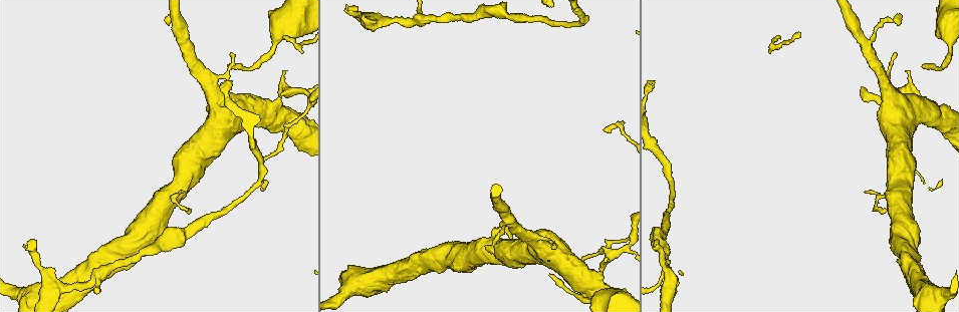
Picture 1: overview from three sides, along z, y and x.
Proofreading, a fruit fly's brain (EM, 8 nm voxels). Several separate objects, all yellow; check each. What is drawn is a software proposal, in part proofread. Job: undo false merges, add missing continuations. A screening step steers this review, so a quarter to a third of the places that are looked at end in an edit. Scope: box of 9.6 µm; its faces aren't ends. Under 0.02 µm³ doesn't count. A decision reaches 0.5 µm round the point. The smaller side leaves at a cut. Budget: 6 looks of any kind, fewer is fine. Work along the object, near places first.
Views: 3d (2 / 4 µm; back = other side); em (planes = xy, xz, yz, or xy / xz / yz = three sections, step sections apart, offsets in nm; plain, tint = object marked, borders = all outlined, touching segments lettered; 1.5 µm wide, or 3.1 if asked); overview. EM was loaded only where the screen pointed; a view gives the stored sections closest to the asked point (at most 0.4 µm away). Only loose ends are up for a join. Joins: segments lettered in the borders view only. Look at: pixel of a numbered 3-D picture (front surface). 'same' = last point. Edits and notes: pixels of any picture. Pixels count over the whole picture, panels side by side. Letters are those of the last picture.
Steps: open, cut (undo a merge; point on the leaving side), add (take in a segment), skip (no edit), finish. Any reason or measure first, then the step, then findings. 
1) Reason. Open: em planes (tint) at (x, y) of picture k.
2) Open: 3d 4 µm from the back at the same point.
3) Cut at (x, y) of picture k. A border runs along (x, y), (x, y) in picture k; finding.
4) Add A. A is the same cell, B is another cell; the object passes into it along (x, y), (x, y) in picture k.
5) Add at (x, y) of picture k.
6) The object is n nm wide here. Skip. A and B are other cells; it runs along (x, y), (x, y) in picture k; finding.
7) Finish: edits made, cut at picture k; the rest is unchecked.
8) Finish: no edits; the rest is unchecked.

Thin end. Open: em xy step 8 (borders) at (227, 66) of picture 1.

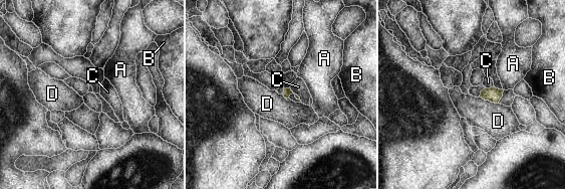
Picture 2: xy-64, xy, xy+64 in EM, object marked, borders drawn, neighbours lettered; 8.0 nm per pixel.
The longest contact is with D, 160 nm. Skip. A, B, C and D are other cells; a border runs along (480, 97), (498, 104) in picture 2; no lettered segment goes on from it.

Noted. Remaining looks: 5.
Thin end. Open: em xy step 8 (borders) at (287, 70) of picture 1.

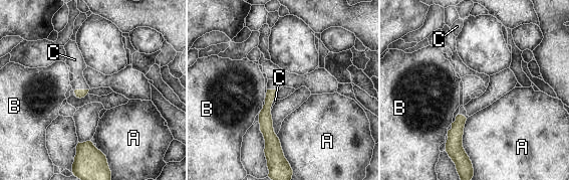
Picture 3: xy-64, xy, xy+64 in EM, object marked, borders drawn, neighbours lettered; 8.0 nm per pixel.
Another direction. Open: em planes (borders) at the same point.

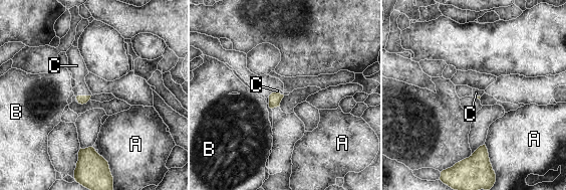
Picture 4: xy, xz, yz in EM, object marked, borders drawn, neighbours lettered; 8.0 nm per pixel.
Add C. C is the same cell, A and B are other cells; it goes on there.

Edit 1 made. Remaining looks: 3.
Open: overview.

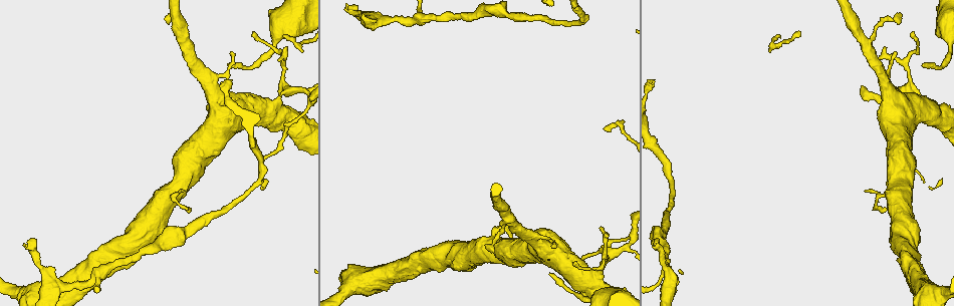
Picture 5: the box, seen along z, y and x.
Arms part here. Open: em planes (tint) at (418, 17) of picture 5.

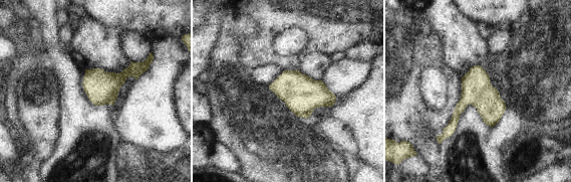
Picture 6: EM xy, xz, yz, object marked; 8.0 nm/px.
Open: em planes (borders) at the same point.

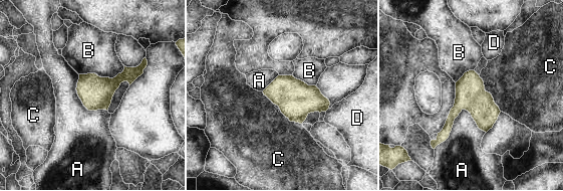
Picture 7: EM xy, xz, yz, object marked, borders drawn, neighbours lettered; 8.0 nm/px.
Skip. A, B, C and D are other cells; a border runs along (262, 91), (290, 121), (301, 124) in picture 7; continuous, no second cell.

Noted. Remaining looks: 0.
Finish: edits made, add at picture 4; the rest is unchecked.

